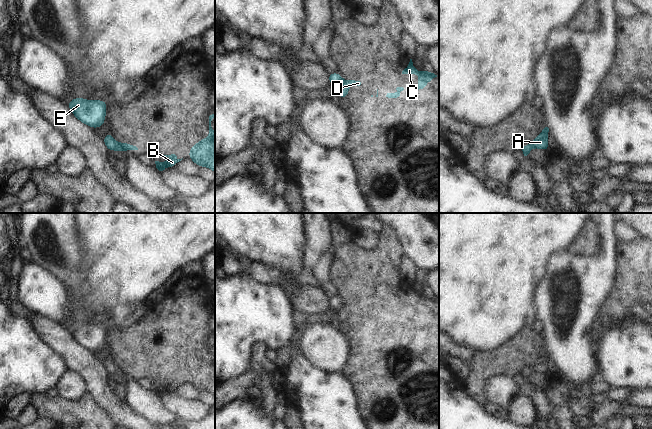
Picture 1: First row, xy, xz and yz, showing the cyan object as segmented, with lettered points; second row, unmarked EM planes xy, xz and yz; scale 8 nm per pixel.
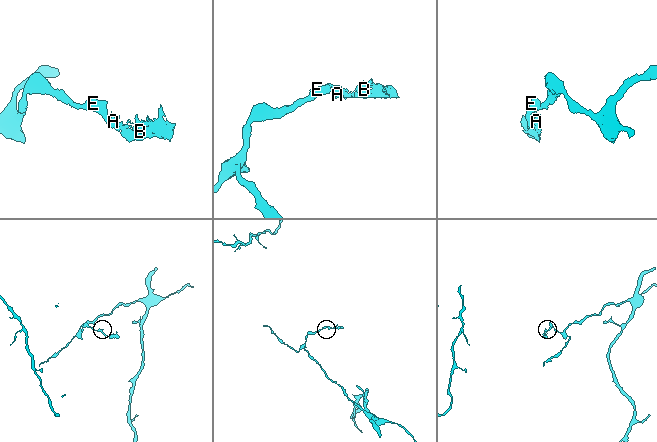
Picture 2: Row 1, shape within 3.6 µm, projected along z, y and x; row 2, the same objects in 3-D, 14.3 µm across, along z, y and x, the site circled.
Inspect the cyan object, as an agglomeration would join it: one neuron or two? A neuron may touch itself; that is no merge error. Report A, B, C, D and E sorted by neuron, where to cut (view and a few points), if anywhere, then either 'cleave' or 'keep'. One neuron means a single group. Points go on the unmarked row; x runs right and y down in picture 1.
A B C D / E; cut in xy along (115, 365), (123, 374); cleave

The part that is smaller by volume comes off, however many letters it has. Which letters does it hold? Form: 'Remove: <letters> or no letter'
Remove: A, B, C, D

